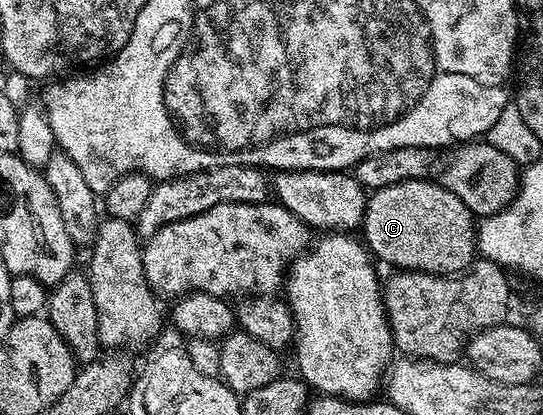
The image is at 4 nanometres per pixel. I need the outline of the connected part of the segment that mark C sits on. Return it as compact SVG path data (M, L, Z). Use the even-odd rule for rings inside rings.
M412 178L406 182L384 186L381 190L374 190L369 194L369 209L363 223L363 241L371 251L374 259L382 258L390 262L397 270L422 270L425 274L463 274L473 265L478 257L477 246L478 223L475 216L440 181L429 182L425 178Z

